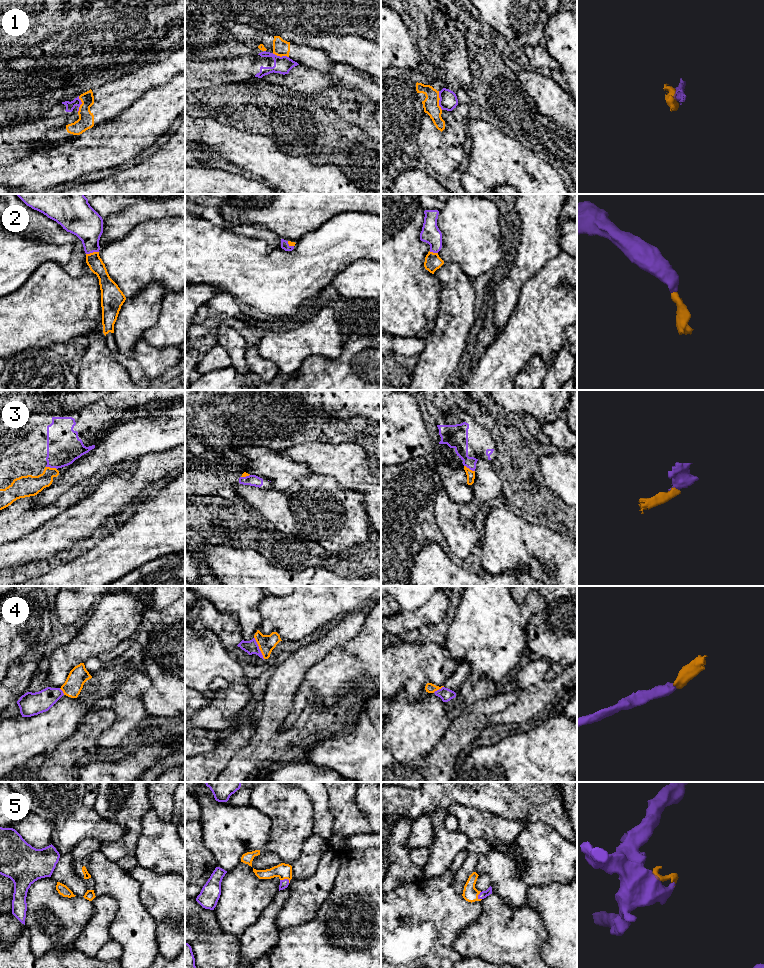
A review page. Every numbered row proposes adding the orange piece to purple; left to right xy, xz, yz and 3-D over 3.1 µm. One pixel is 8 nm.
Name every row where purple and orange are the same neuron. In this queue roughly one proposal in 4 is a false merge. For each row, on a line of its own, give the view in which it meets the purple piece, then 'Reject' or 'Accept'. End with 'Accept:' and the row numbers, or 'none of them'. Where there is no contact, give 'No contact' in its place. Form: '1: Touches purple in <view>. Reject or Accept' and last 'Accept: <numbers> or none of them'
1: Touches purple in yz. Reject
2: Touches purple in xy. Accept
3: Touches purple in xy. Accept
4: Touches purple in xz. Accept
5: Touches purple in xz. Accept
Accept: 2, 3, 4, 5

